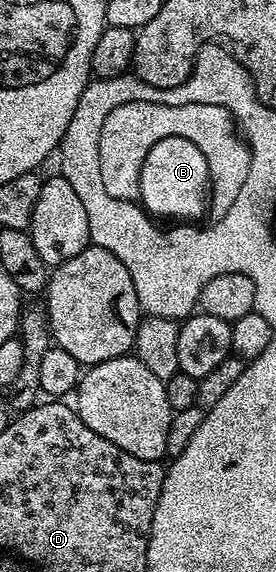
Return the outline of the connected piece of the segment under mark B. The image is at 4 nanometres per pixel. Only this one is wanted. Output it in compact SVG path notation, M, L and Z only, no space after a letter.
M166 138L166 140L162 140L160 144L156 144L154 148L152 148L152 152L146 156L146 160L140 164L140 180L142 180L142 196L144 196L144 204L146 204L146 208L148 208L148 212L150 212L150 216L154 218L154 220L158 220L158 222L166 222L168 220L168 216L172 214L174 216L174 220L176 222L188 222L188 224L192 224L192 230L194 230L194 224L198 224L198 228L200 228L200 232L206 232L208 230L208 192L204 190L204 160L202 160L202 156L200 156L200 152L196 150L196 146L194 144L190 144L188 140L182 140L182 138Z

